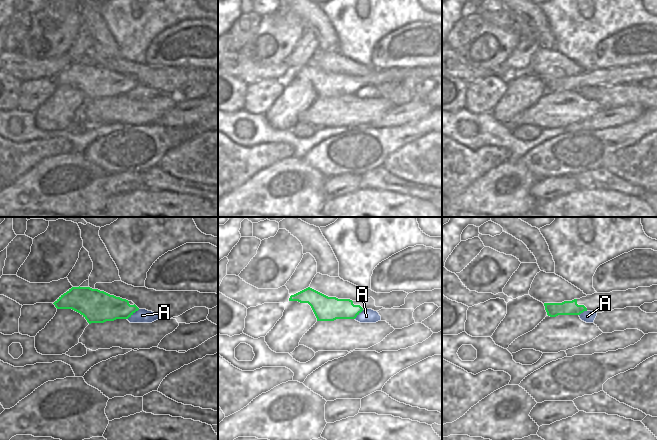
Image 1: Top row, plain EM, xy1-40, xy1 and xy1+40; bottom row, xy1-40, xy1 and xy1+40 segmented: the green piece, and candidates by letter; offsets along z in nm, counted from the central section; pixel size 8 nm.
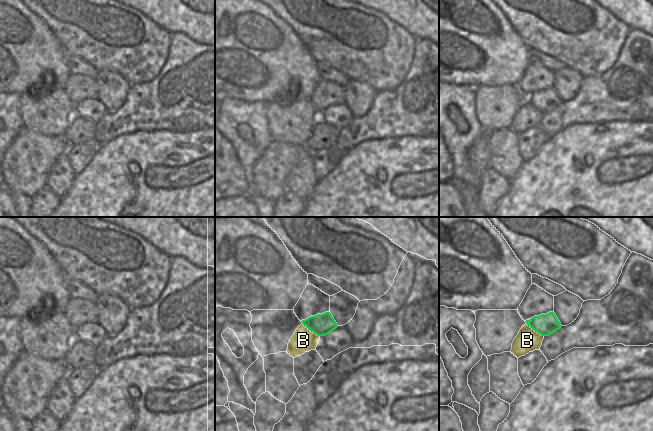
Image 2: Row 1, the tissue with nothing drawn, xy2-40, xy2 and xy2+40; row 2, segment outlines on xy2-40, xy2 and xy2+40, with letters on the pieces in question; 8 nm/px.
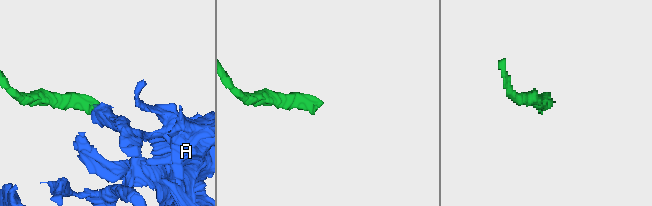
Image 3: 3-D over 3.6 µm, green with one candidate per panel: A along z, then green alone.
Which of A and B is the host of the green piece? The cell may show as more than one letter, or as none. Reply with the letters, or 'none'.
none

